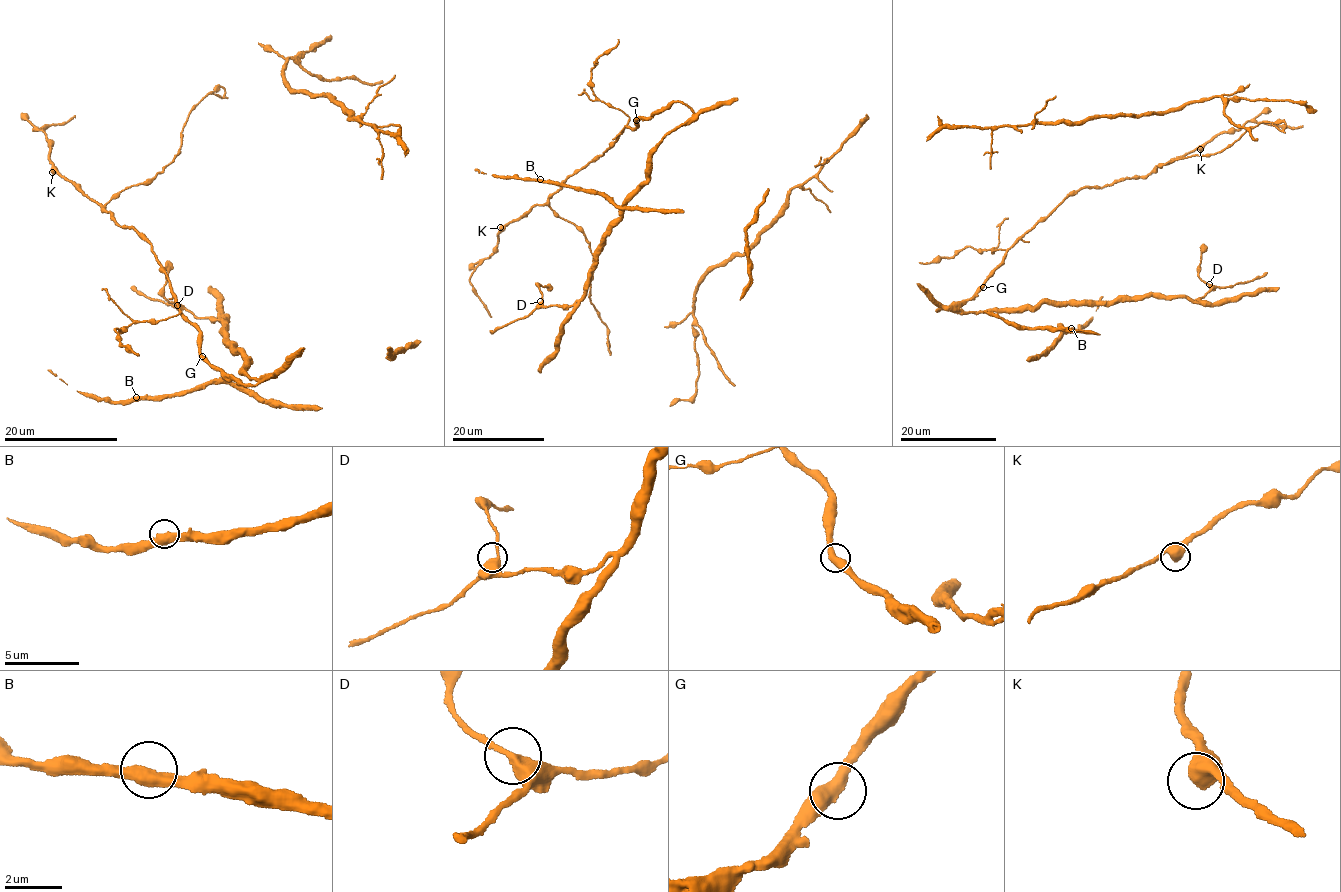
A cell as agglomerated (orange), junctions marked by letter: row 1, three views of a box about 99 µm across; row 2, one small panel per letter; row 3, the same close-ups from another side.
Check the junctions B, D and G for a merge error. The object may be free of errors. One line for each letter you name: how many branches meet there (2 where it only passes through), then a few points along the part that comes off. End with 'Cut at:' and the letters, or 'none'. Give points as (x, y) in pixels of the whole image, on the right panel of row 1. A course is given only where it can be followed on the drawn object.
Cut at: none

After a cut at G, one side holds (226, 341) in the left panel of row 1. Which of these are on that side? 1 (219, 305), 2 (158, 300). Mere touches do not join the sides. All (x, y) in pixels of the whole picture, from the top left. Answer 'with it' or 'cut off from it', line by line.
1: with it
2: with it

